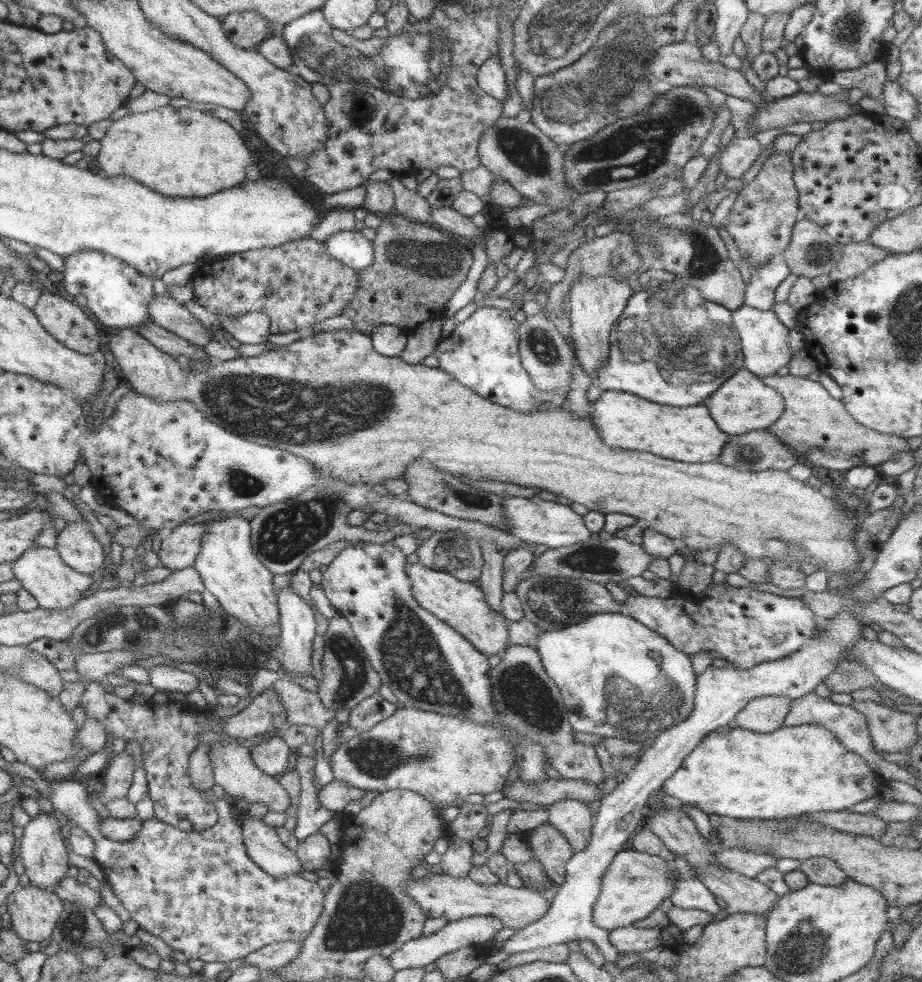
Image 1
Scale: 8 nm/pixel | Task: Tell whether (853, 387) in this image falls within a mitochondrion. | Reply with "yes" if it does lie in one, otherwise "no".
no

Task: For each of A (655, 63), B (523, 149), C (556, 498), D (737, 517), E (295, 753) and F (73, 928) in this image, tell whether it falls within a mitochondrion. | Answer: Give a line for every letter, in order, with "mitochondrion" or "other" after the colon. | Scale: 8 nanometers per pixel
A: mitochondrion
B: mitochondrion
C: other
D: other
E: other
F: mitochondrion

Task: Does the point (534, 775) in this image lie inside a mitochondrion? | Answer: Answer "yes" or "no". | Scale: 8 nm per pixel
no

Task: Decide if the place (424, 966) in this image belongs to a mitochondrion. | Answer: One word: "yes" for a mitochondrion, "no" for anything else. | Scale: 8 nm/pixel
no

